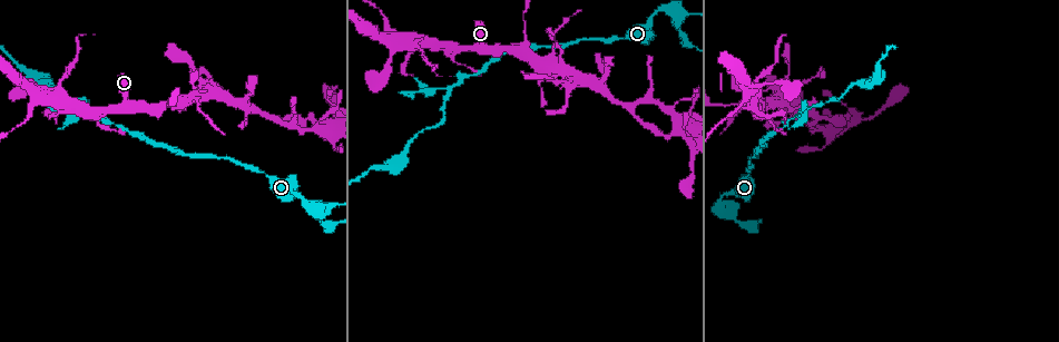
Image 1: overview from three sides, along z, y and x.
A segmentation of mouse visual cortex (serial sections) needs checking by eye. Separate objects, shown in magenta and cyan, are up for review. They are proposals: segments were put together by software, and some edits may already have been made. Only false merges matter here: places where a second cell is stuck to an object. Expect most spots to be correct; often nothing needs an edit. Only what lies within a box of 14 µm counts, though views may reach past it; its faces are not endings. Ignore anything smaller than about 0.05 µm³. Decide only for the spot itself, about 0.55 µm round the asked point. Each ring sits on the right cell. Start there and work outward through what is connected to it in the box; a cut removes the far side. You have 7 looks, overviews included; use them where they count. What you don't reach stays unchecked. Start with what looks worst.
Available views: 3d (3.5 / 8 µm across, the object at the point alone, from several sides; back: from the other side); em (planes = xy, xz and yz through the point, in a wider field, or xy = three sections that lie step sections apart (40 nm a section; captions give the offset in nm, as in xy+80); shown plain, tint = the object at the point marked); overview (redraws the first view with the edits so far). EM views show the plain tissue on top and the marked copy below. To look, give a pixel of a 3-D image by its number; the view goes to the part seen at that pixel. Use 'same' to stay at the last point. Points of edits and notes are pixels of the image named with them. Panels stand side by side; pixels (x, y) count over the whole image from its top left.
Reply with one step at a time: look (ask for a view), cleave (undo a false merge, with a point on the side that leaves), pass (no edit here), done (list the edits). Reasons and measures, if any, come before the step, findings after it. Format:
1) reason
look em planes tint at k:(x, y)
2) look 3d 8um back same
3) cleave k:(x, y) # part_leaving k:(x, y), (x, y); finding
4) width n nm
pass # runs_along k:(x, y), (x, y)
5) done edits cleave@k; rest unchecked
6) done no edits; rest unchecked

sudden change in width
look 3d 3.5um back at 1:(60, 86)

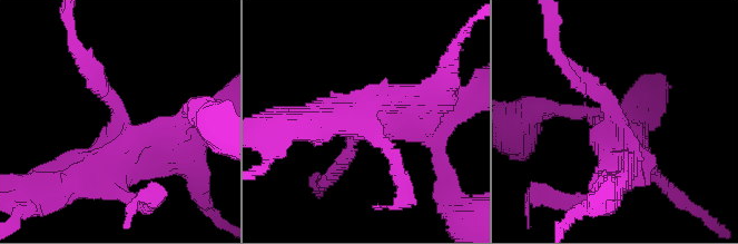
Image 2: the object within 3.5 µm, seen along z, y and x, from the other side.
arm_widths 200, 500 nm
look em xy step 3 tint at 2:(119, 123)

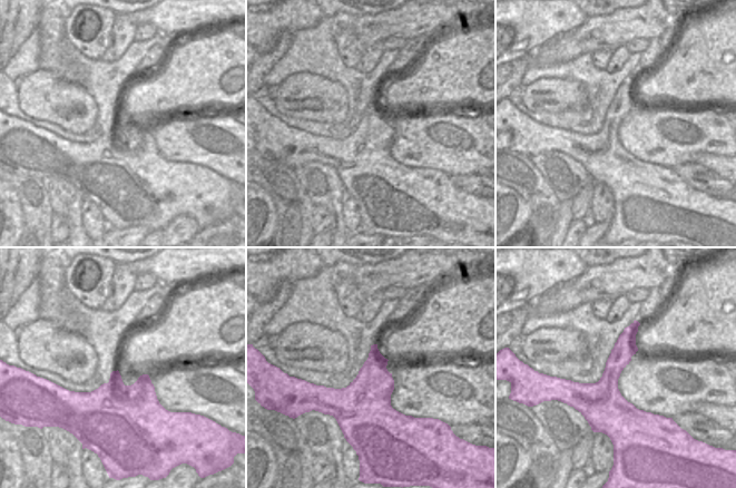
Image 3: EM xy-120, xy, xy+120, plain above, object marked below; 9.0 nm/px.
pass # runs_along 2:(619, 172), (619, 124), (573, 76); all the same cell

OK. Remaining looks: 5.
three-way junction
look 3d 3.5um back at 1:(449, 88)

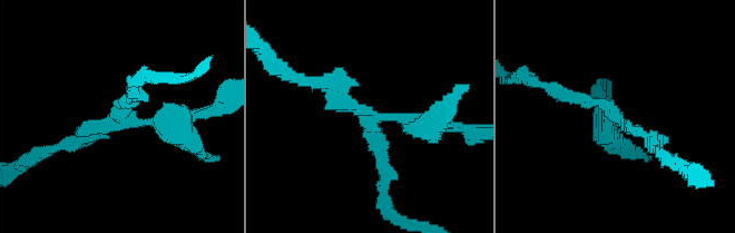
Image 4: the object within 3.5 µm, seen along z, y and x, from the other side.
arms 3; arm_widths 150, 200, 250 nm; now the EM
look em xy step 2 tint at 4:(120, 119)

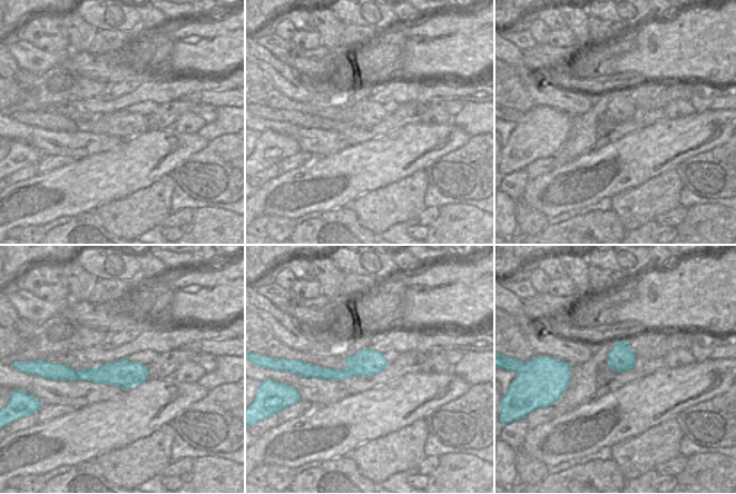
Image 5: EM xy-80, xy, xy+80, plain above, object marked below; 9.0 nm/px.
cleave 4:(447, 110) # two cells meet here

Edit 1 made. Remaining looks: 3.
thick turns thin
look 3d 3.5um back at 1:(571, 84)

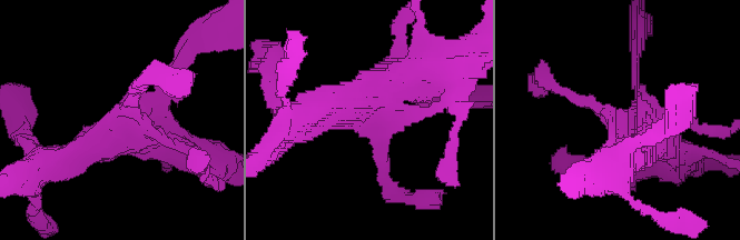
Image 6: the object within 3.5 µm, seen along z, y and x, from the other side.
look em xy step 1 tint at 6:(371, 128)

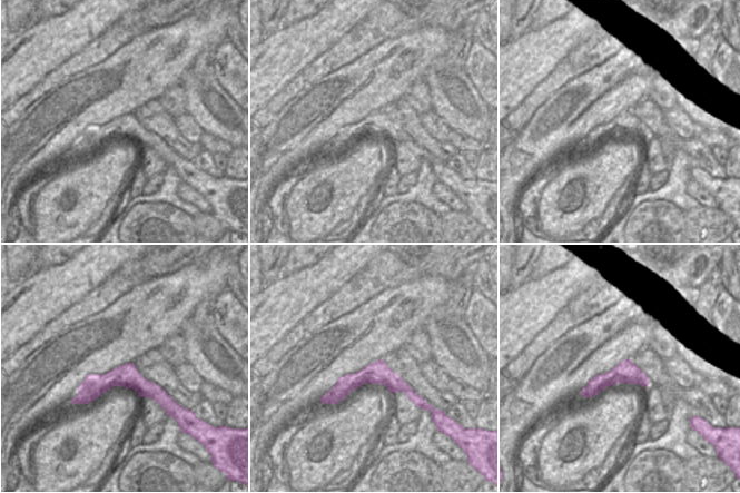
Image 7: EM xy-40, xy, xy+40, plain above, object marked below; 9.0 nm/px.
cut it another way
look em planes tint same

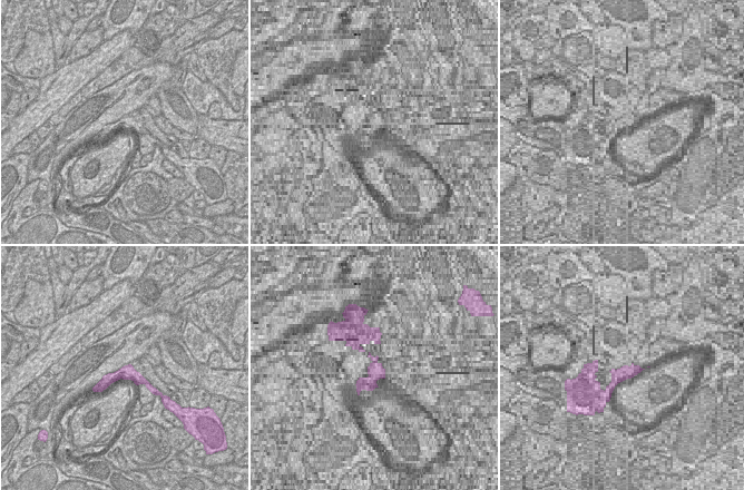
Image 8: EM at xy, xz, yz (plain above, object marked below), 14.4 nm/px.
pass # runs_along 6:(660, 138), (552, 87); continuous, no second cell

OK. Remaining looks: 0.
done edits cleave@4; rest unchecked

